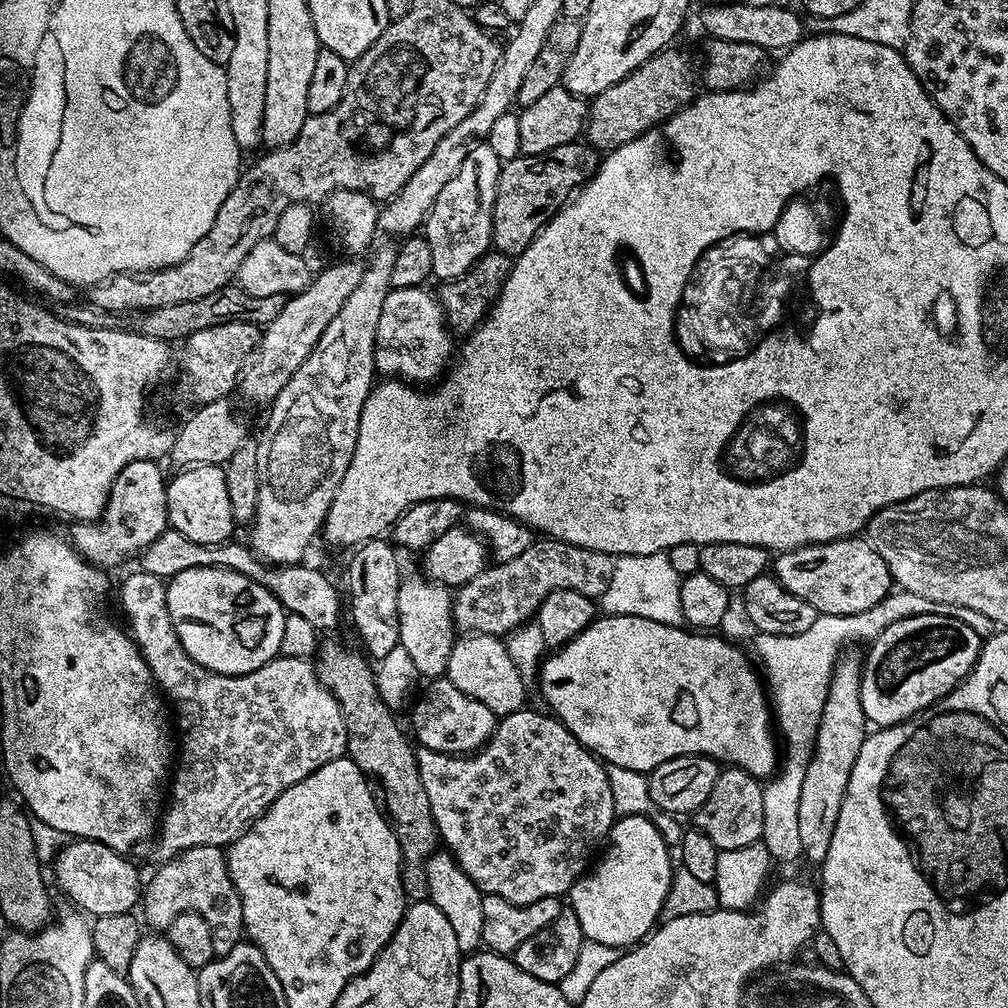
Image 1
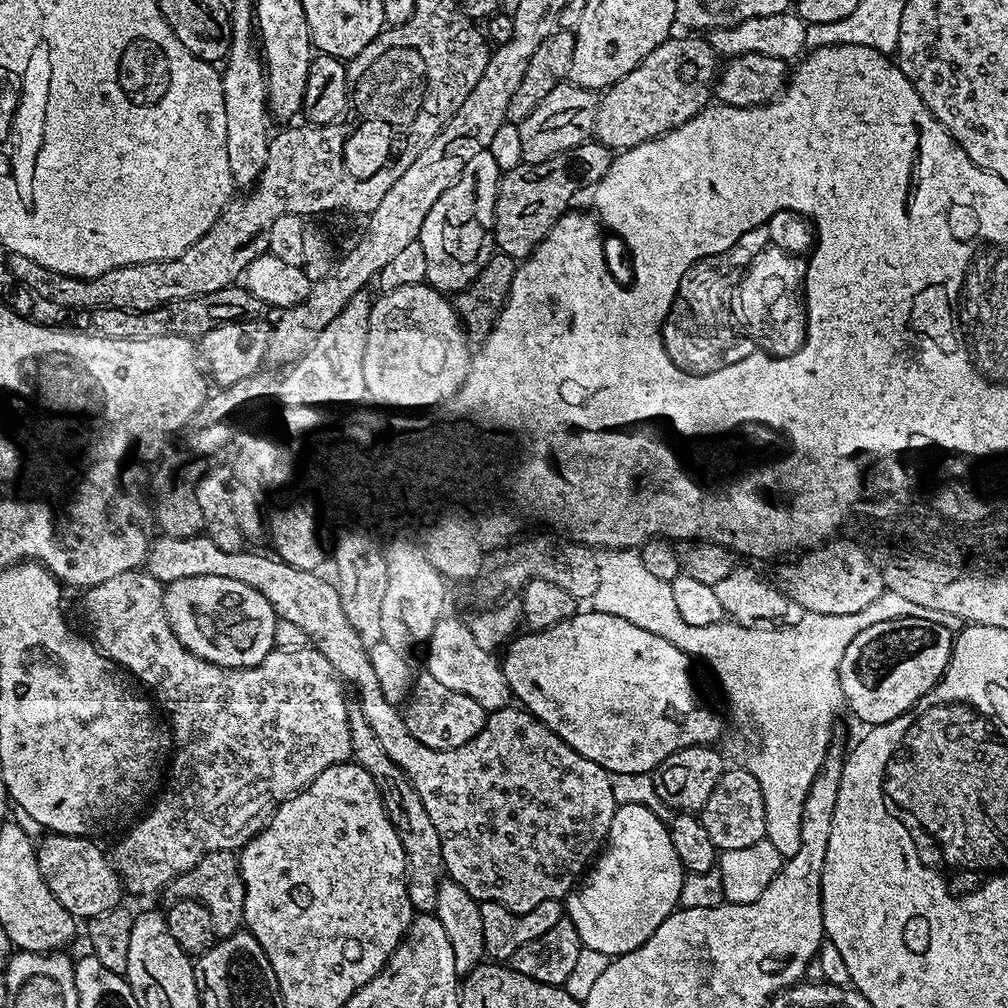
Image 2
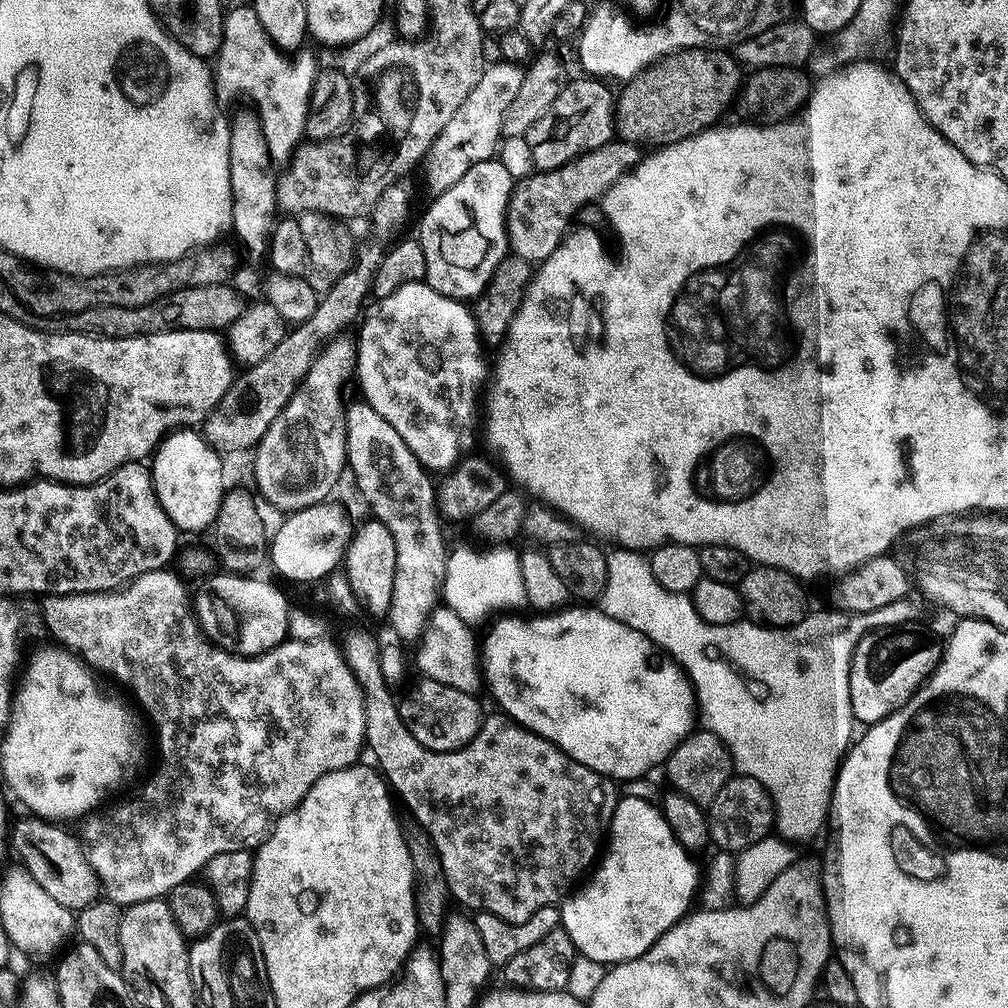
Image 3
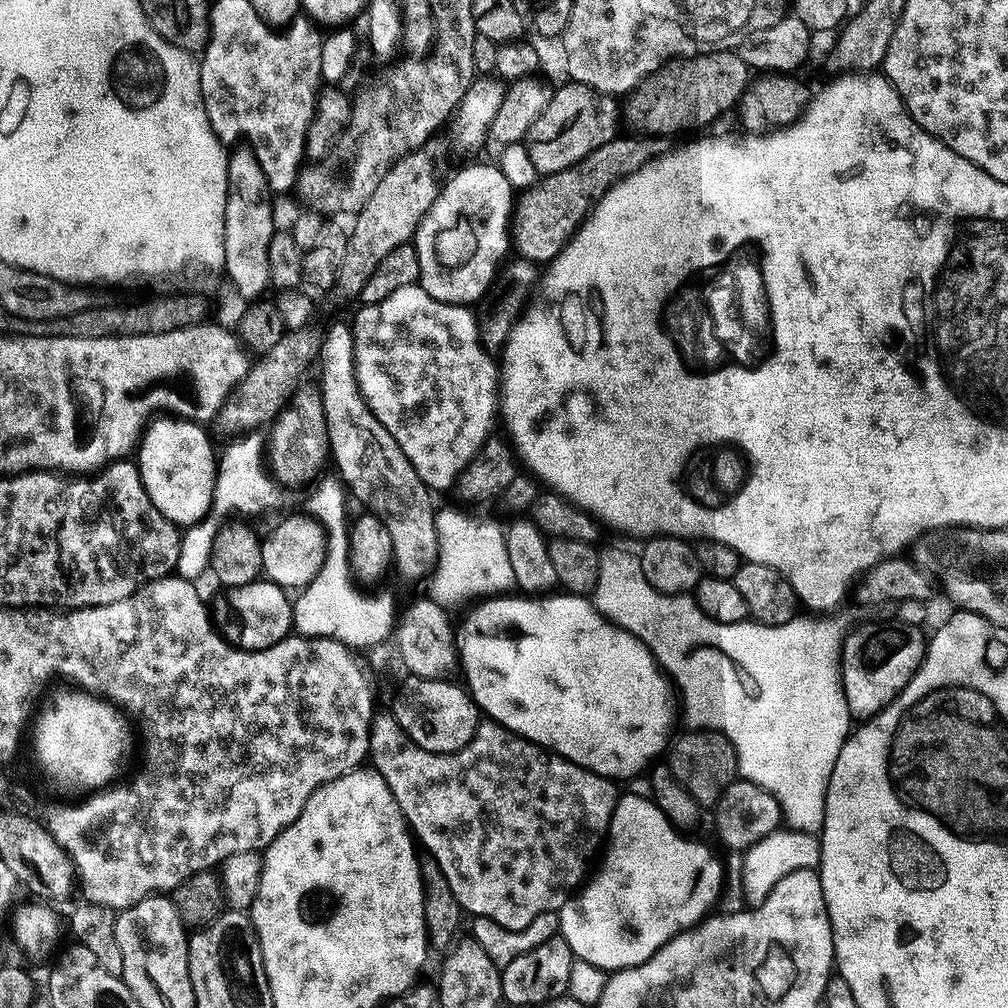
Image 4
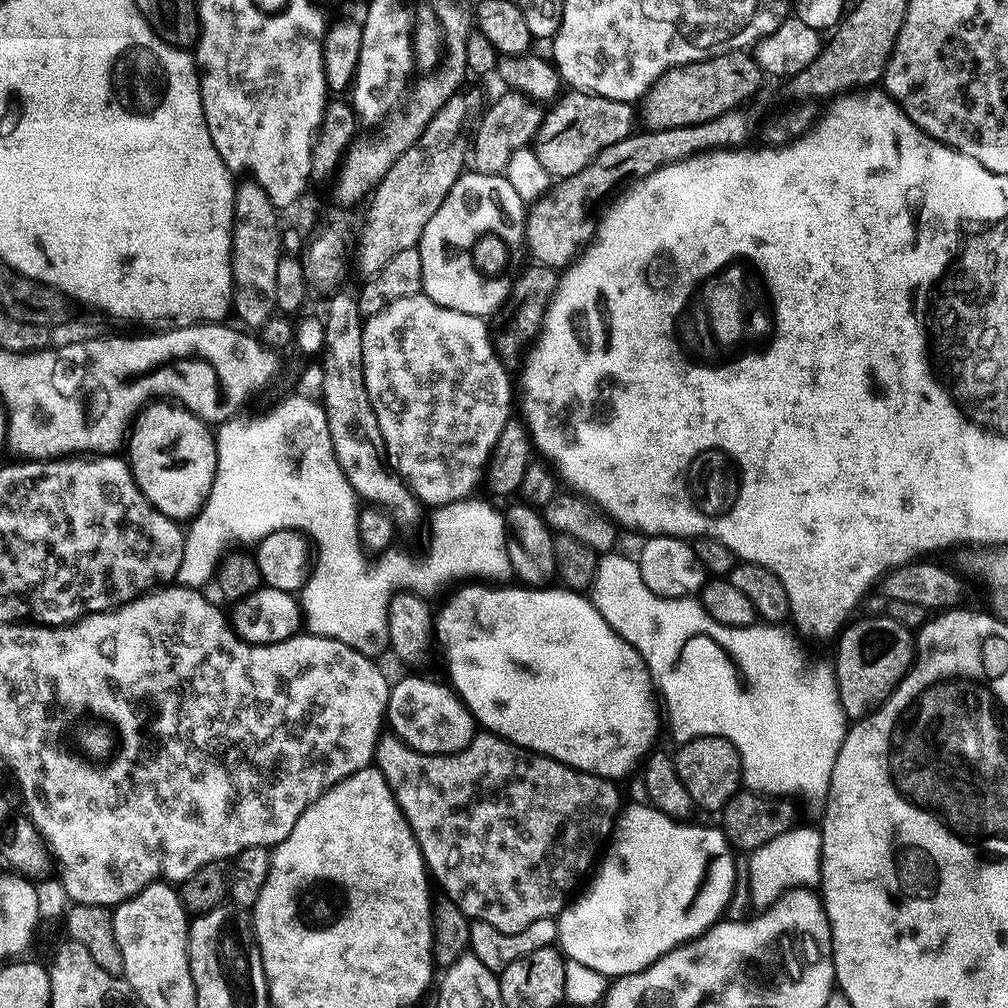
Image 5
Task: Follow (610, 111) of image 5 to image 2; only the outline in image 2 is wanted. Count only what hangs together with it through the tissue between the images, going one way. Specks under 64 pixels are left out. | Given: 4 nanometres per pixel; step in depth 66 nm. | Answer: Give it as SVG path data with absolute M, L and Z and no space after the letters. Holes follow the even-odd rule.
M561 82L538 102L538 106L518 124L518 138L522 138L522 161L525 164L546 162L563 152L569 152L593 139L600 96L591 88L571 82Z

